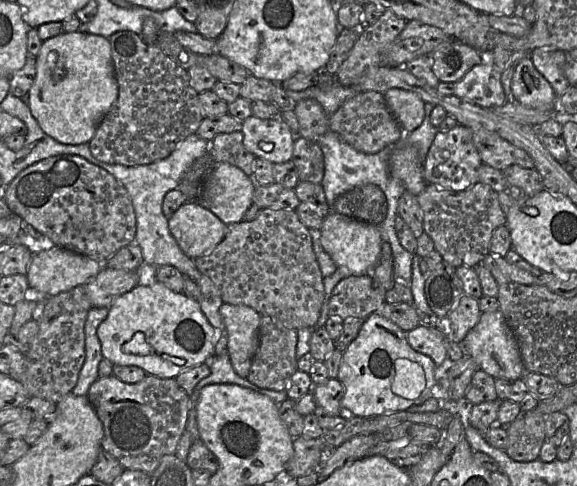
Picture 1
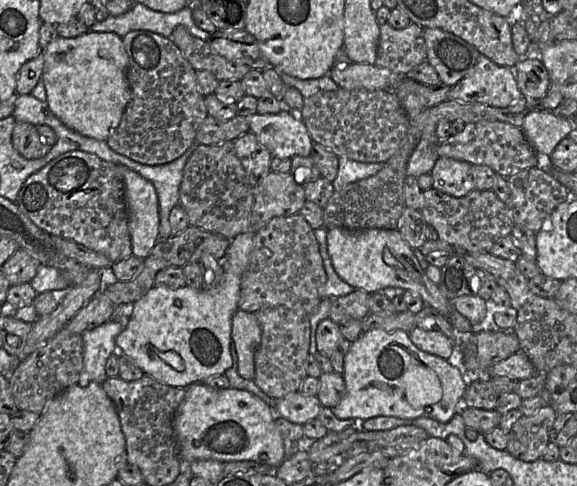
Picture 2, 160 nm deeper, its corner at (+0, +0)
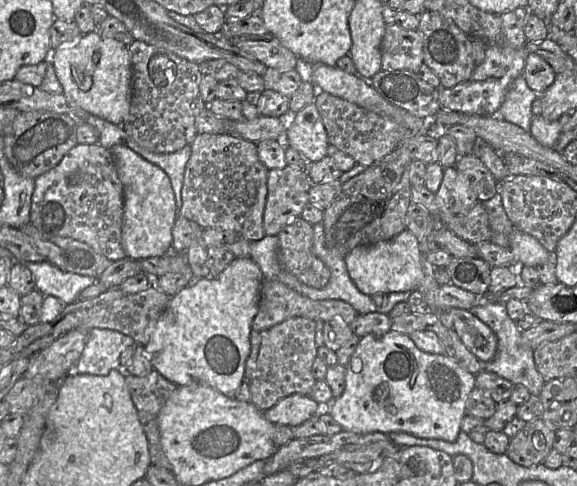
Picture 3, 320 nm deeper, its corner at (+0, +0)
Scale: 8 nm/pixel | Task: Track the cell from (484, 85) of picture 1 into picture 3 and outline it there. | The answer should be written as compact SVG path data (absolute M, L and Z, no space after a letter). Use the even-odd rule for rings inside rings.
M517 8L511 12L500 14L503 31L503 45L488 45L485 59L477 65L471 77L452 88L438 88L438 100L441 108L466 114L496 116L498 109L505 100L511 83L524 71L529 42L524 33L527 8Z

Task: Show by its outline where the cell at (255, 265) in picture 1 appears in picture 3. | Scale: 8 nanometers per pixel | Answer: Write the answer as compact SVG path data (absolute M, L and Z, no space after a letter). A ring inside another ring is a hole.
M299 216L277 234L277 258L281 267L300 282L322 289L329 282L331 271L314 254L313 235L313 225Z

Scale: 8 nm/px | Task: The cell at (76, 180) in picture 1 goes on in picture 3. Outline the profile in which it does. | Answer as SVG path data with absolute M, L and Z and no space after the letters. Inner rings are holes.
M77 144L55 167L37 177L30 221L45 235L78 240L112 261L127 257L121 240L123 186L110 150L98 144Z

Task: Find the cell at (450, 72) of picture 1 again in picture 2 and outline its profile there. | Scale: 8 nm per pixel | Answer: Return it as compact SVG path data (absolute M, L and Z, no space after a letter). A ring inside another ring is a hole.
M425 28L426 61L434 68L440 82L453 87L470 73L480 53L460 37L439 28Z

